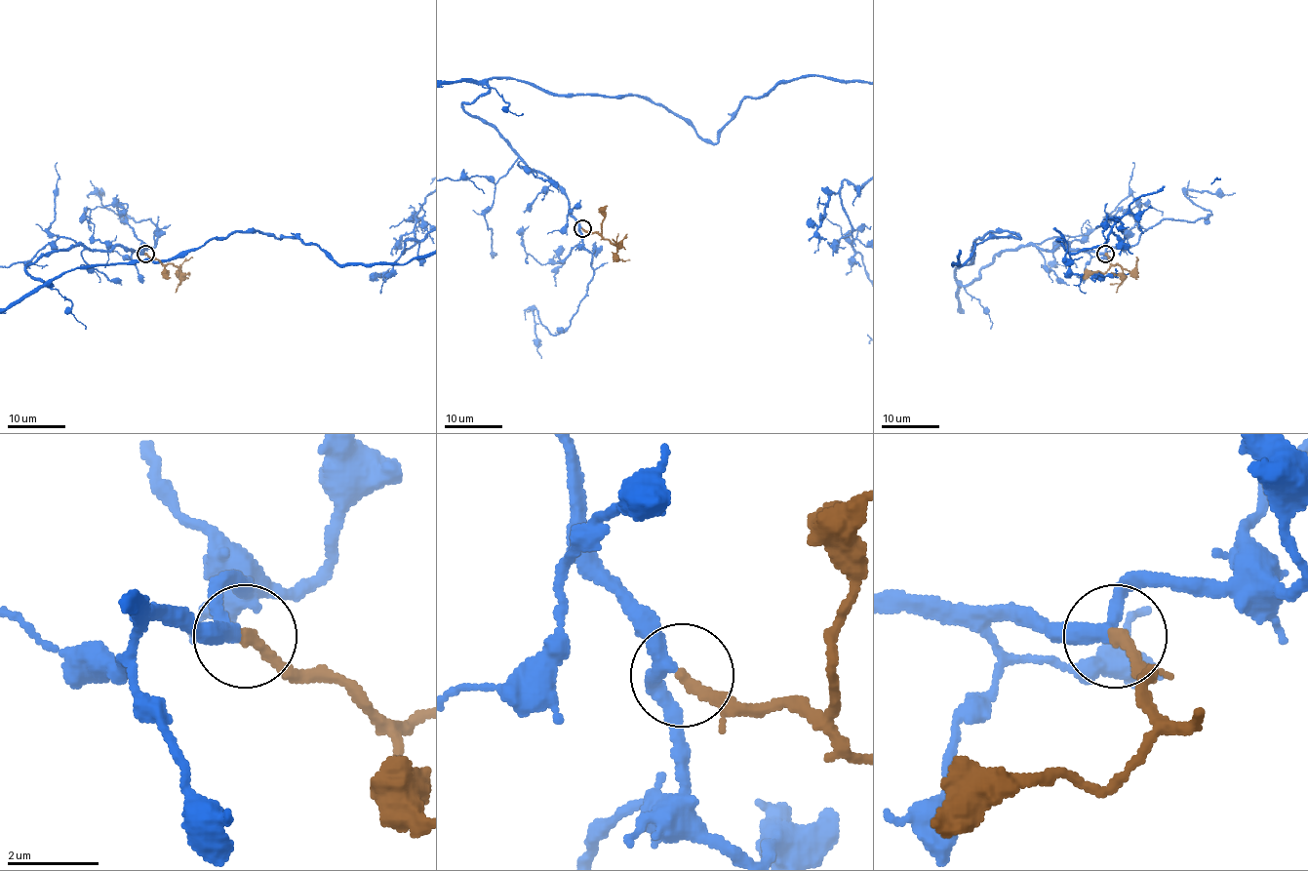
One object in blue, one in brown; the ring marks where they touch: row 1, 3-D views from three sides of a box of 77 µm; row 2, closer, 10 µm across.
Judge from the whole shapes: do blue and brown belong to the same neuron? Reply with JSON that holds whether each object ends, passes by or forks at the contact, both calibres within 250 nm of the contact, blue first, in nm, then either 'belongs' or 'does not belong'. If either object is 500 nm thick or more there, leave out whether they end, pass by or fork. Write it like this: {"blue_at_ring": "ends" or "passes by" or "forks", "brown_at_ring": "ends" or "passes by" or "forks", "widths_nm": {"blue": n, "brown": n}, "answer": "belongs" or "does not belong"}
{"blue_at_ring": "passes by", "brown_at_ring": "ends", "widths_nm": {"blue": 320, "brown": 280}, "answer": "belongs"}

